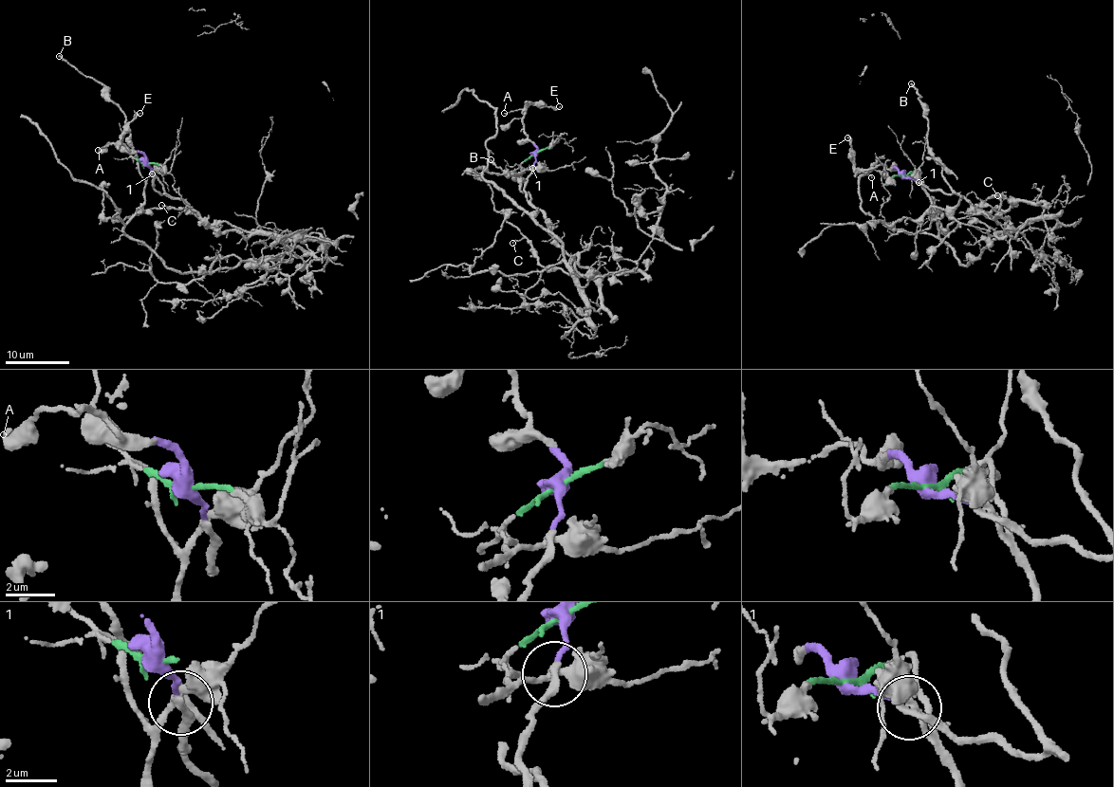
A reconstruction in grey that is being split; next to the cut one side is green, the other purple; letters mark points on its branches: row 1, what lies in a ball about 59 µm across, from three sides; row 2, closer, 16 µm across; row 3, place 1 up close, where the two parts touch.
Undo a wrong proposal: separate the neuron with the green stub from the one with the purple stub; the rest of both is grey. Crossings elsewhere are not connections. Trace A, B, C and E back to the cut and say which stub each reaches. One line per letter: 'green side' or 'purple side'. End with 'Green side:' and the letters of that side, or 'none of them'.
A: purple side
B: purple side
C: purple side
E: purple side
Green side: none of them

